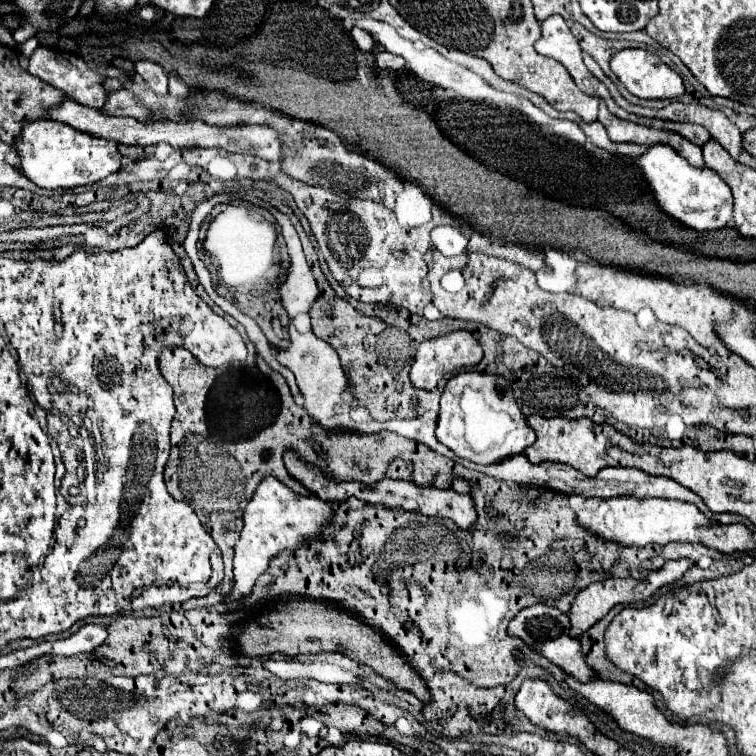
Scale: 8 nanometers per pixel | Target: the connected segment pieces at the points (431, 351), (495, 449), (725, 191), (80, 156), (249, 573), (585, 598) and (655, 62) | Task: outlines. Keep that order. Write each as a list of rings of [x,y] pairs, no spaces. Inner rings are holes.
[[[457,330],[457,332],[449,332],[445,336],[439,338],[431,338],[421,342],[421,346],[417,348],[417,356],[411,364],[411,382],[415,388],[421,390],[433,390],[437,386],[437,382],[445,376],[451,374],[457,368],[465,368],[465,366],[475,366],[479,364],[483,358],[483,350],[479,346],[479,342],[475,340],[475,336],[467,330]]]
[[[461,372],[447,382],[441,394],[437,440],[459,458],[475,464],[495,464],[509,456],[521,454],[535,442],[535,432],[527,426],[527,420],[521,414],[505,378],[479,372]]]
[[[665,144],[651,146],[639,160],[637,168],[641,176],[645,178],[647,186],[653,192],[653,198],[657,206],[677,222],[693,228],[693,230],[719,230],[725,228],[733,218],[733,194],[729,192],[729,186],[715,174],[709,172],[705,166],[703,170],[693,168],[687,164],[685,158],[681,158],[673,148]]]
[[[53,120],[23,122],[21,138],[15,142],[15,152],[21,160],[21,174],[39,188],[55,190],[93,184],[121,168],[121,154],[117,150],[117,142],[73,130],[67,124],[57,124]]]
[[[263,476],[261,484],[253,492],[251,502],[243,510],[243,530],[241,538],[235,544],[235,558],[233,558],[233,572],[235,572],[235,582],[233,590],[223,598],[223,602],[233,602],[239,598],[249,596],[257,576],[265,572],[269,566],[269,560],[285,550],[285,548],[297,548],[307,538],[317,538],[321,534],[321,528],[327,524],[327,520],[333,518],[331,502],[323,502],[315,494],[311,496],[301,496],[295,494],[291,488],[281,484],[273,476]]]
[[[607,578],[589,584],[581,590],[571,606],[571,636],[579,638],[593,624],[597,624],[615,604],[637,602],[643,594],[637,592],[641,580],[633,578]]]
[[[627,48],[627,50],[615,52],[611,58],[611,70],[621,80],[621,84],[637,98],[675,100],[677,96],[685,94],[685,86],[683,86],[683,80],[679,78],[679,74],[675,74],[667,64],[663,64],[659,60],[659,56],[655,56],[647,50],[641,50],[641,48]]]

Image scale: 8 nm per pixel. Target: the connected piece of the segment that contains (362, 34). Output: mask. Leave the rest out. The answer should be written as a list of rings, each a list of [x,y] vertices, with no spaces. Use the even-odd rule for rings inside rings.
[[[353,28],[351,30],[351,36],[355,40],[355,44],[363,50],[363,52],[370,52],[373,49],[373,38],[369,36],[369,32],[361,30],[361,28]]]

